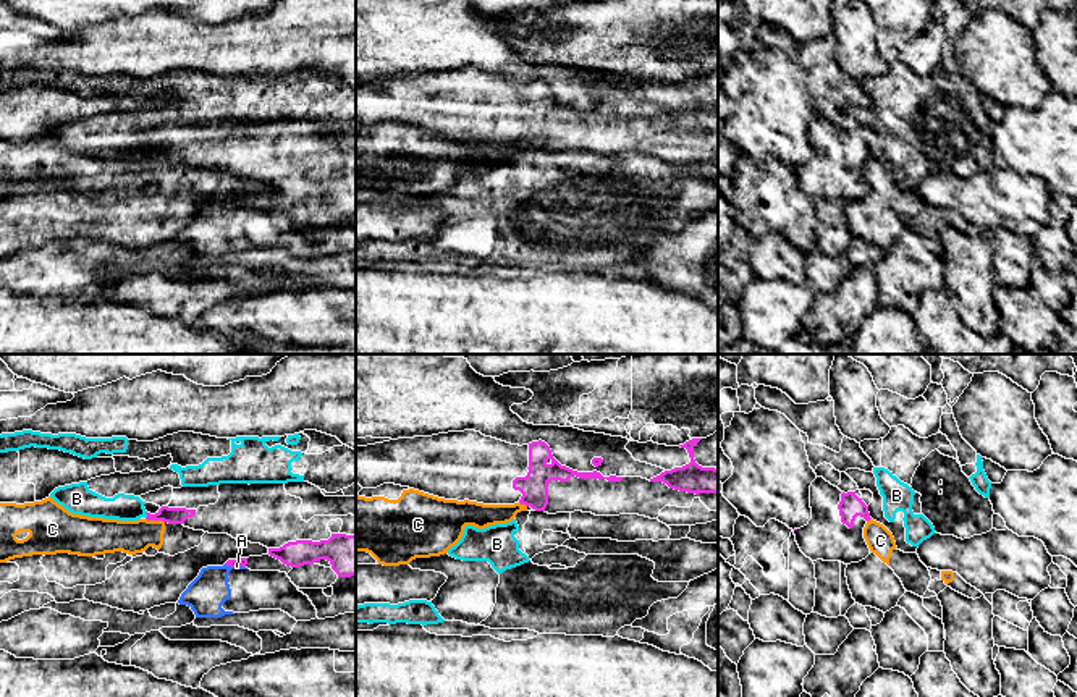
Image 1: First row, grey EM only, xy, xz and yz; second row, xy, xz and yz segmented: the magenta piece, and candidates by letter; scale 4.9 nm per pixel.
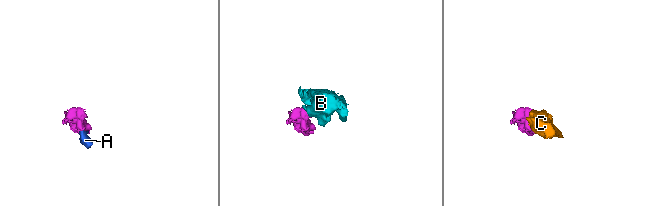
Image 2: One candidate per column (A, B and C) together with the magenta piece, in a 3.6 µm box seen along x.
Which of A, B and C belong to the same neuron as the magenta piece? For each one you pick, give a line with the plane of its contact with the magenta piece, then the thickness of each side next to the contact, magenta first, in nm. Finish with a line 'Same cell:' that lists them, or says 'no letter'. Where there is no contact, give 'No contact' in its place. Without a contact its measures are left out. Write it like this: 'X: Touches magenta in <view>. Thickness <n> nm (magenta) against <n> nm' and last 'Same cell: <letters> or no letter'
Same cell: no letter

